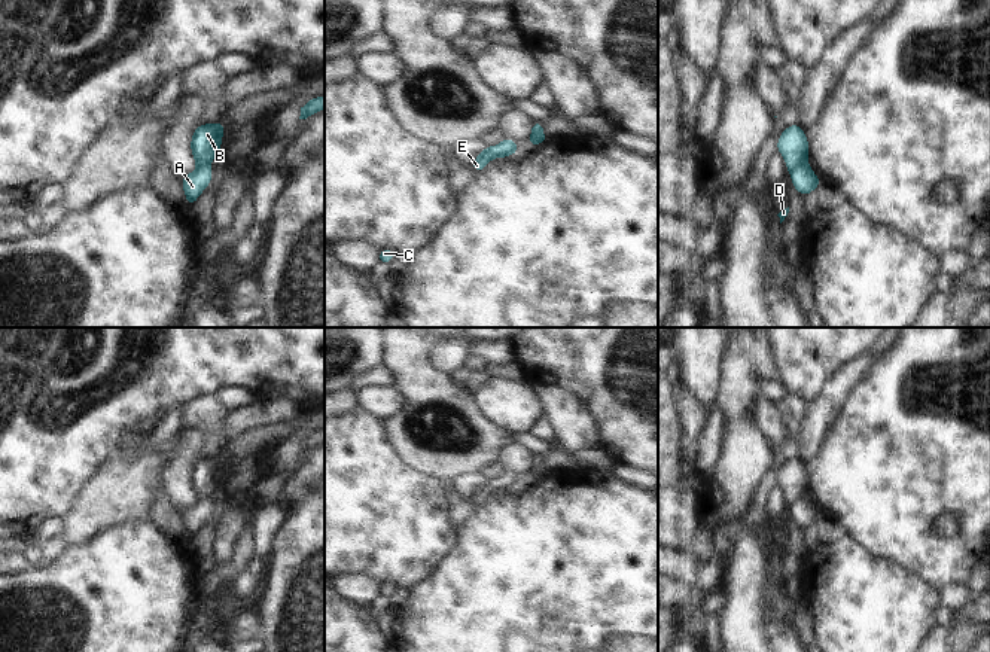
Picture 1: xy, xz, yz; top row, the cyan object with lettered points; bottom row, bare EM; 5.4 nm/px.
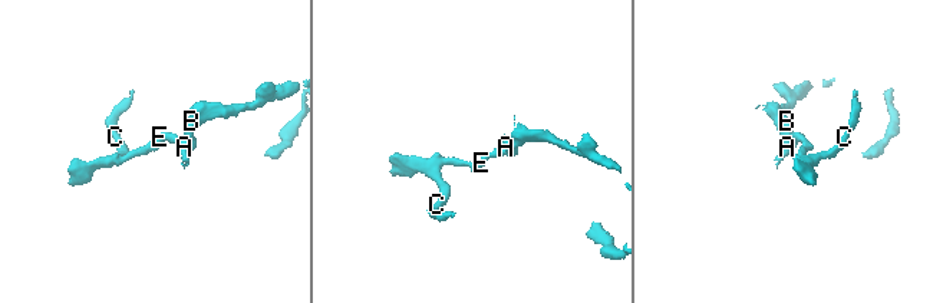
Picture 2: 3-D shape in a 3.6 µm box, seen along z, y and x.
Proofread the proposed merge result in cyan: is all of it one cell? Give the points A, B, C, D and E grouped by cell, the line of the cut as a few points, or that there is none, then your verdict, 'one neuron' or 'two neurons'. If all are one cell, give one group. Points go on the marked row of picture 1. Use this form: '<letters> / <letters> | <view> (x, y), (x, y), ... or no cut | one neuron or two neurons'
A C D E / B | yz (806, 161), (801, 161), (791, 171) | two neurons

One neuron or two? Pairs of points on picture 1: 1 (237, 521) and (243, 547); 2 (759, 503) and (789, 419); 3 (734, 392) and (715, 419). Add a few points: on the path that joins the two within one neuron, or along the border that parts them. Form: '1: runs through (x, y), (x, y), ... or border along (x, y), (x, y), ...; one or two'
1: border along (246, 521), (235, 539), (231, 560), (227, 564); two
2: runs through (770, 483), (779, 459), (791, 447), (792, 439); one
3: border along (718, 405), (727, 416), (724, 444); two

